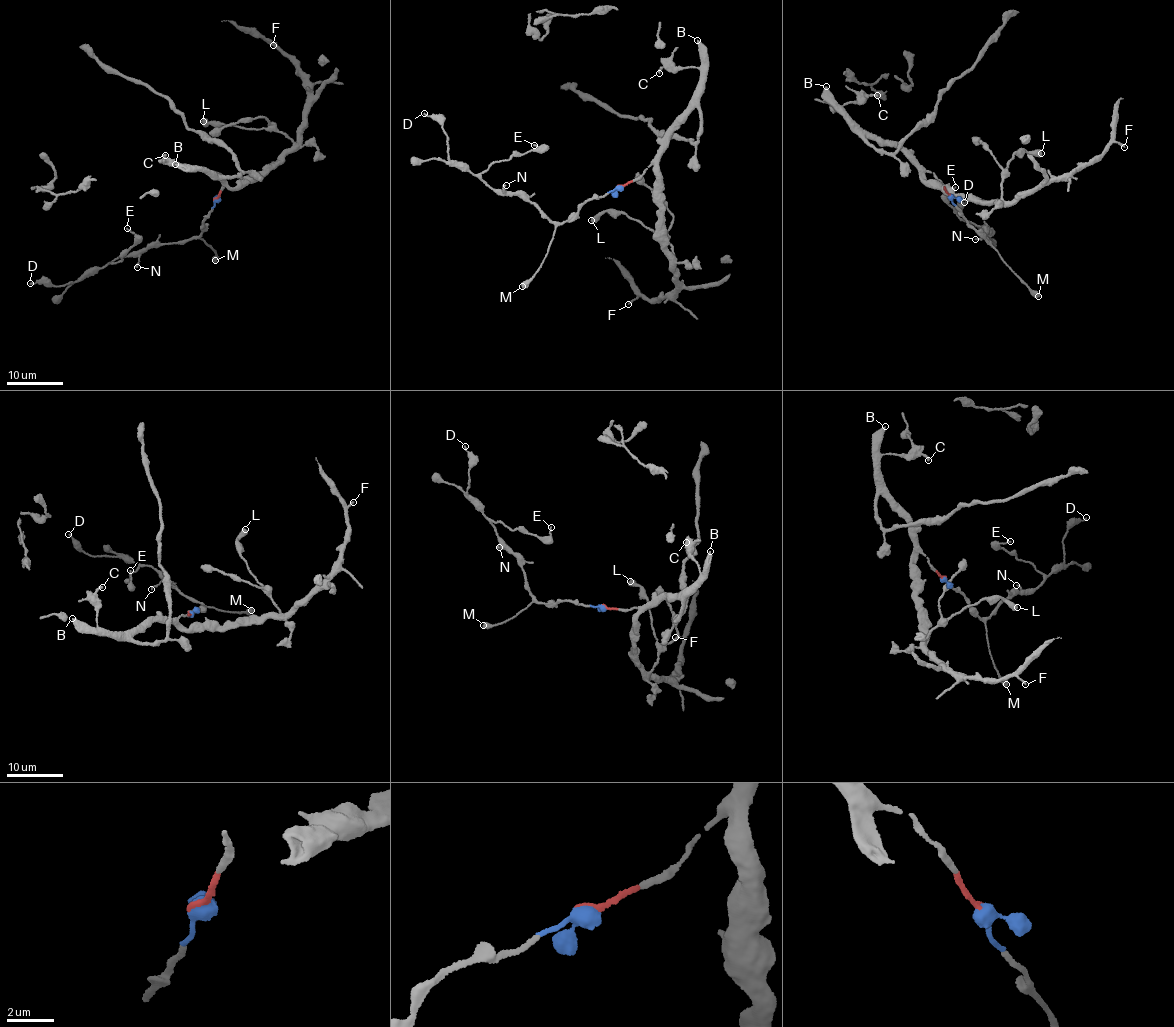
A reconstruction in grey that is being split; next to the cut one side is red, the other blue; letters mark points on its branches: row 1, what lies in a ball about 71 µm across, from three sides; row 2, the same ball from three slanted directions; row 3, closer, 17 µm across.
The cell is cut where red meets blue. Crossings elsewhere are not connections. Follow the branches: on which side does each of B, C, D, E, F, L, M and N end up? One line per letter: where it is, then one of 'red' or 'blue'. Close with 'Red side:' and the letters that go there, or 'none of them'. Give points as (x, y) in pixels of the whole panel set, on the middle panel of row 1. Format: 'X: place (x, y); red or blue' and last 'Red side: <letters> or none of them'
B: place (697, 40); red
C: place (659, 73); red
D: place (424, 113); blue
E: place (534, 145); blue
F: place (628, 304); red
L: place (591, 220); red
M: place (522, 286); blue
N: place (506, 185); blue
Red side: B, C, F, L

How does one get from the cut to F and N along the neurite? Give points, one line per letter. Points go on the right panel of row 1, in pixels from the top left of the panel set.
F: (950, 195), (930, 172), (924, 173), (927, 184), (946, 193), (1007, 206), (1080, 168), (1114, 142), (1124, 147)
N: (950, 195), (952, 203), (965, 220), (988, 242), (986, 236), (988, 230), (990, 232), (975, 239)

